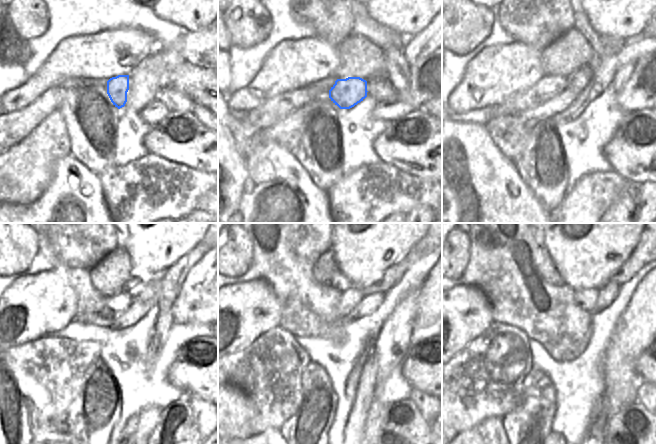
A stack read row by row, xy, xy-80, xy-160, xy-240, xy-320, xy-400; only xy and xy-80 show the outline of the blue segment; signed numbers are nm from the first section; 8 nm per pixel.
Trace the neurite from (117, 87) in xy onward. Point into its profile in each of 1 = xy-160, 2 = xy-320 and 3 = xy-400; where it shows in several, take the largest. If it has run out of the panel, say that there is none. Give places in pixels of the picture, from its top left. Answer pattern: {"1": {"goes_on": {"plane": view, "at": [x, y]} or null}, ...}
{"1": {"goes_on": {"plane": "xy-160", "at": [580, 79]}}, "2": {"goes_on": {"plane": "xy-320", "at": [394, 274]}}, "3": {"goes_on": {"plane": "xy-400", "at": [645, 252]}}}

